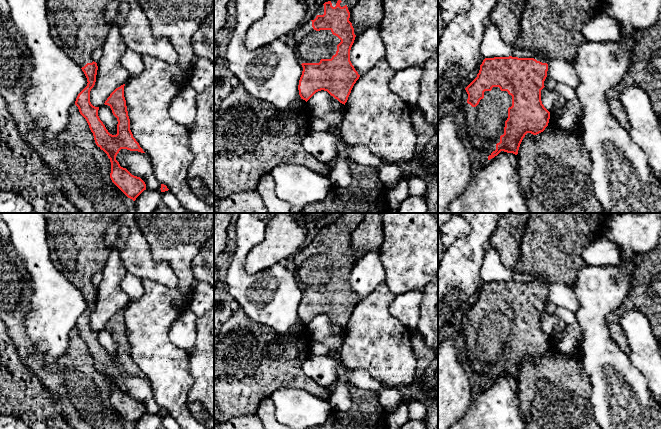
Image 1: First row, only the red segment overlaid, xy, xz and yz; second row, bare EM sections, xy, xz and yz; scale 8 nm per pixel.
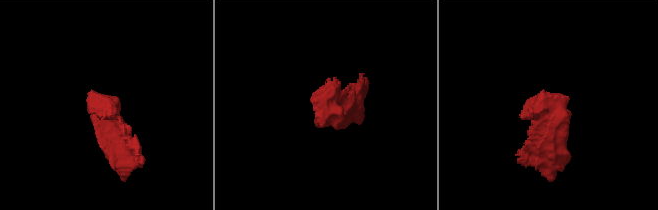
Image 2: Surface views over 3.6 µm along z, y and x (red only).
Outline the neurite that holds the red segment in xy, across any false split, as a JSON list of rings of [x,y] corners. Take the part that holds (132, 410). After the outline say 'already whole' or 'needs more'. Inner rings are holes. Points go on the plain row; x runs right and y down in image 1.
[[[44,213],[44,215],[50,258],[59,272],[81,291],[87,302],[87,310],[78,318],[75,329],[78,331],[80,338],[86,343],[96,369],[110,383],[110,402],[112,406],[128,422],[135,425],[146,414],[146,408],[140,401],[132,399],[126,392],[121,391],[116,384],[116,380],[121,373],[145,377],[130,354],[130,343],[124,321],[125,308],[116,312],[104,327],[111,332],[113,339],[117,342],[116,359],[108,356],[98,340],[99,331],[93,330],[90,326],[90,315],[95,309],[98,294],[97,287],[93,285],[92,279],[96,273],[102,273],[109,258],[110,250],[104,242],[104,234],[106,229],[116,221],[120,213]]]; needs more

